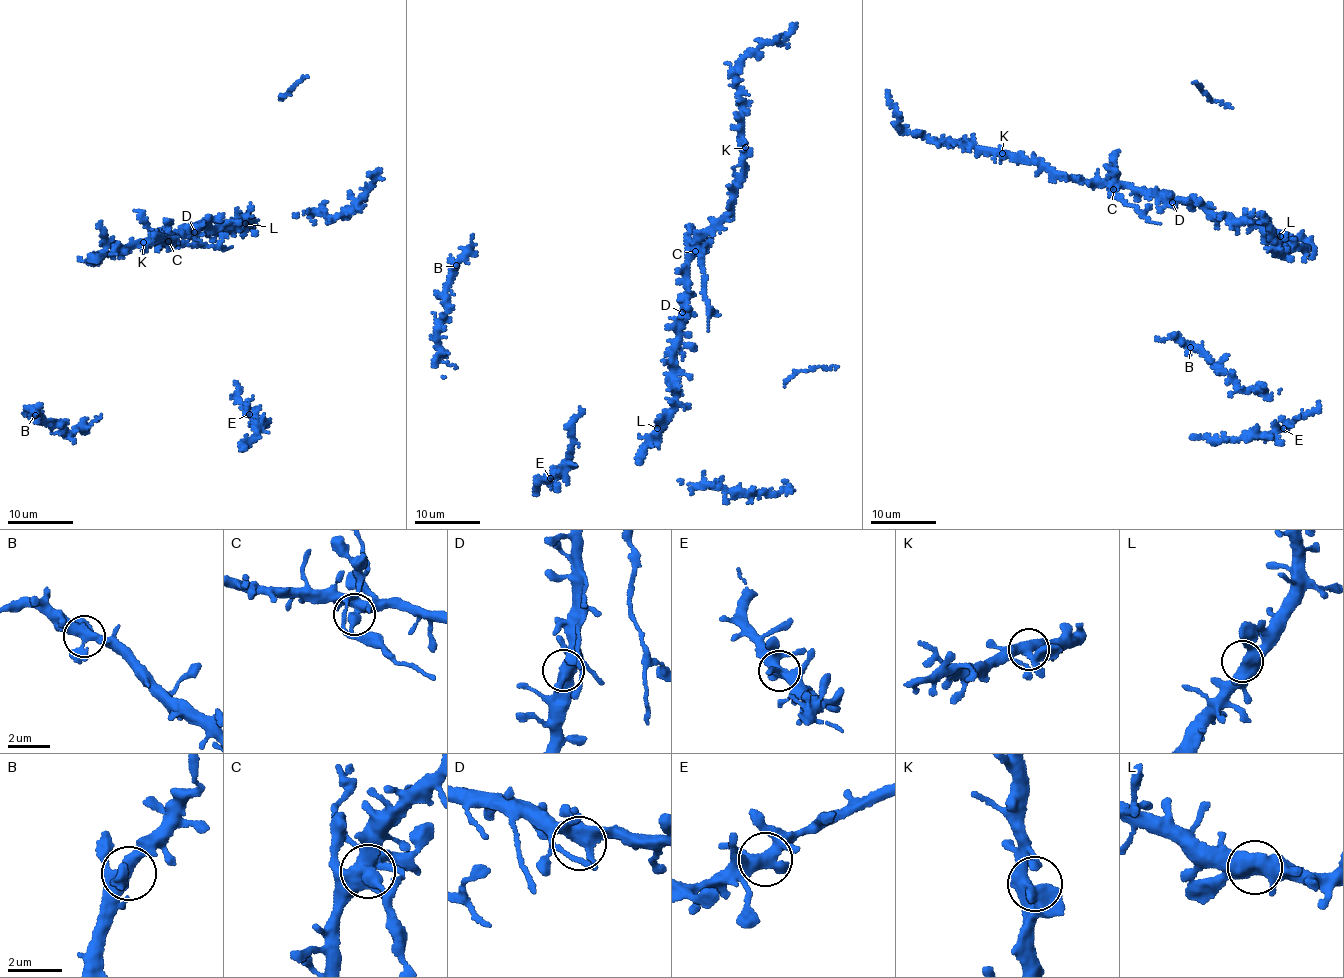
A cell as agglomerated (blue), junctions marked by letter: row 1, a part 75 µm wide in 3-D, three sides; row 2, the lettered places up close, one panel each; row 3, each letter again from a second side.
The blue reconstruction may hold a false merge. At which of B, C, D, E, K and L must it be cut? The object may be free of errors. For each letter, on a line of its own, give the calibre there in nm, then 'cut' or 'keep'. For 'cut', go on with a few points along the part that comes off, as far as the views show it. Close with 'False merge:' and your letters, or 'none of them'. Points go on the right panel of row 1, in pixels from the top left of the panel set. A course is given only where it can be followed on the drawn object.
B: 400 nm | keep
C: 440 nm | cut | (1112, 189), (1113, 195), (1122, 196), (1125, 202), (1138, 208), (1149, 221), (1159, 223)
D: 400 nm | keep
E: 440 nm | keep
K: 480 nm | keep
L: 480 nm | keep
False merge: C

